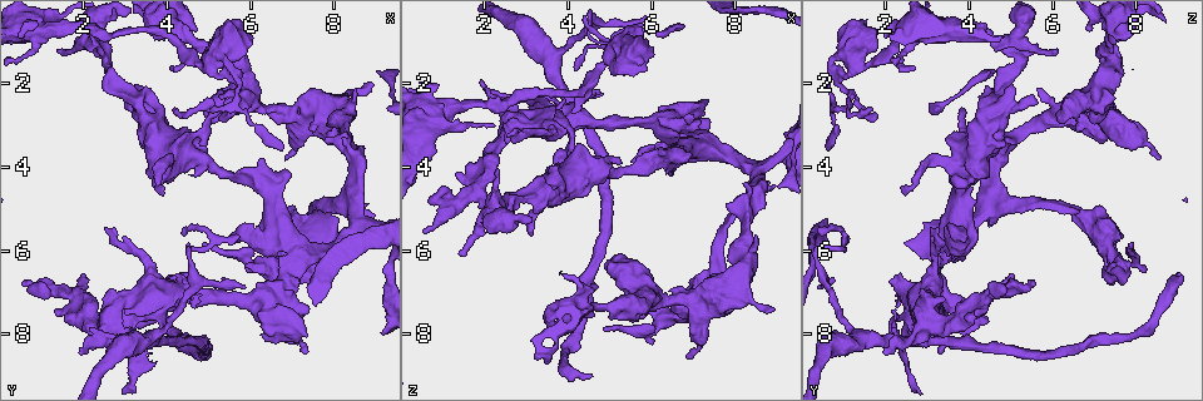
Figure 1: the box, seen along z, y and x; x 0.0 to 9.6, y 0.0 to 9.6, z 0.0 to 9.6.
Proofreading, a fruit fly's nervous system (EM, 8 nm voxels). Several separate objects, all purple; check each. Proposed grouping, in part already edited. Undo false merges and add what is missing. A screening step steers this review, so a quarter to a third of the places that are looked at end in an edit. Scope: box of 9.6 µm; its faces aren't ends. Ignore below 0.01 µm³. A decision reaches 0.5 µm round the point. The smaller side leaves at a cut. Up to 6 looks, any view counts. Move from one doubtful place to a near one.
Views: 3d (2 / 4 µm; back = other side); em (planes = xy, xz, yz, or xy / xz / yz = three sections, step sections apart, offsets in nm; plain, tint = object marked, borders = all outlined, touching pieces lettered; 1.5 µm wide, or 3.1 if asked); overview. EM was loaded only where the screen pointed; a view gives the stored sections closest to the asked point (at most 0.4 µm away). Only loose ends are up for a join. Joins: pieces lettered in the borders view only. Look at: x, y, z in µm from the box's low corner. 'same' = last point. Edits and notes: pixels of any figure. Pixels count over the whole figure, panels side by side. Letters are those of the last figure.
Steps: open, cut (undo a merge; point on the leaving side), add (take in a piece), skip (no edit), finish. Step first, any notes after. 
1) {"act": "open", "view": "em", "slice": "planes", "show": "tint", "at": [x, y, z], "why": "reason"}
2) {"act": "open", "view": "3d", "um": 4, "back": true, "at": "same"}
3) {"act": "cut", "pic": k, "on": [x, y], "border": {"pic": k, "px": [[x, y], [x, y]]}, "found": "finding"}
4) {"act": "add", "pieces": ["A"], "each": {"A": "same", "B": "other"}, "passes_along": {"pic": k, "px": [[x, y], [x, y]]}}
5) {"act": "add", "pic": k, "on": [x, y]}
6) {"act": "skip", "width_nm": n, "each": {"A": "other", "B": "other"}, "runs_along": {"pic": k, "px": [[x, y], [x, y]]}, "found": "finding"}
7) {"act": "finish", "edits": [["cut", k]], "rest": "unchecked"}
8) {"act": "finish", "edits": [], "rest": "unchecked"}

{"act": "open", "view": "3d", "um": 2, "at": [6.55, 6.30, 7.55], "why": "sudden change in width"}

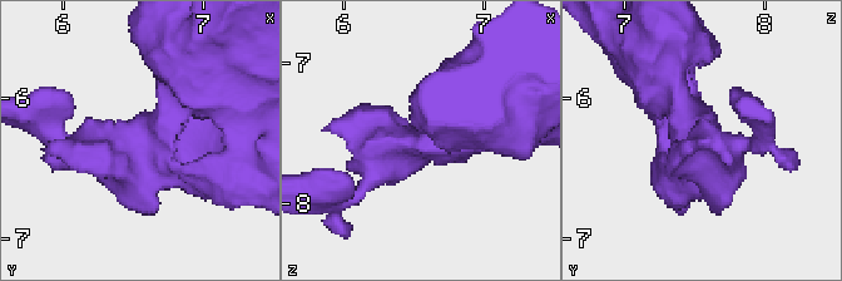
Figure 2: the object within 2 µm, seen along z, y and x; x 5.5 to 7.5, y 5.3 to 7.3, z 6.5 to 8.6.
{"act": "open", "view": "em", "slice": "planes", "show": "tint", "at": [6.52, 6.24, 7.56]}

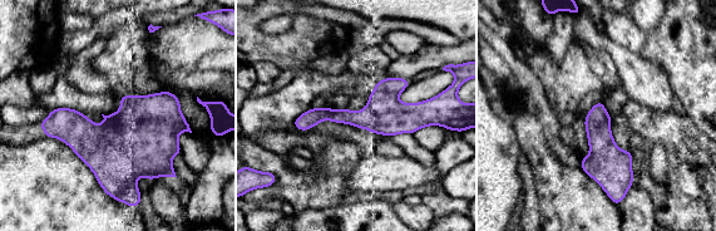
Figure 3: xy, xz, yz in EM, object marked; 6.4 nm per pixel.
{"act": "open", "view": "em", "slice": "planes", "show": "borders", "at": "same"}

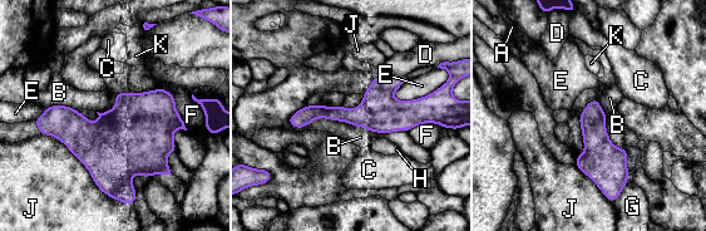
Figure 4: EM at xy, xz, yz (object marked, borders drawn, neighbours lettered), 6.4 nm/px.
{"act": "skip", "width_nm": 170, "each": {"A": "other", "B": "other", "C": "other", "D": "other", "E": "other", "F": "other", "G": "other", "H": "other", "J": "other", "K": "other"}, "found": "all the same cell"}

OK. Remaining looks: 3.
{"act": "open", "view": "3d", "um": 4, "at": [4.65, 6.55, 9.00], "why": "long arm stops here"}

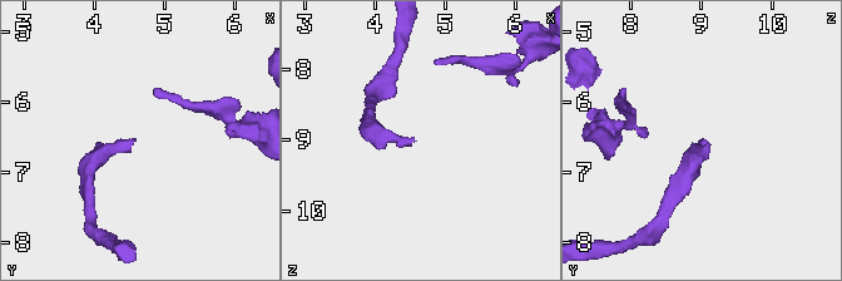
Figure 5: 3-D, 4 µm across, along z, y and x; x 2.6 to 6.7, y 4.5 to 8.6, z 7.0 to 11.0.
{"act": "open", "view": "em", "slice": "yz", "step": 4, "show": "borders", "at": [4.60, 6.55, 8.95], "why": "need the tissue"}

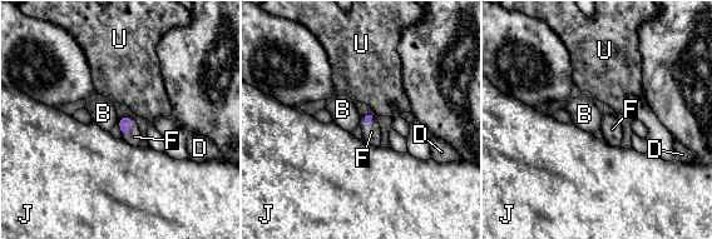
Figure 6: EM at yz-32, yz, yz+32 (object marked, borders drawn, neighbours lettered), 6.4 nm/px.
{"act": "open", "view": "em", "slice": "planes", "show": "borders", "at": "same"}

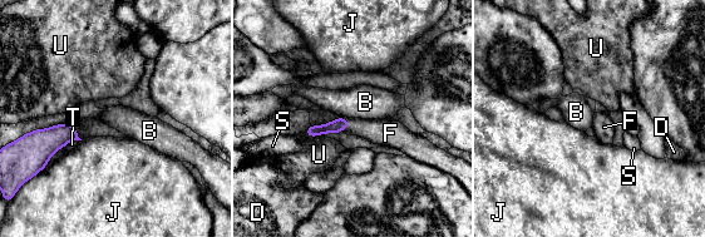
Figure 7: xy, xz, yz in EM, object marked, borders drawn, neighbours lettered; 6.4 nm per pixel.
{"act": "add", "pic": 7, "on": [384, 132], "each": {"B": "other", "D": "other", "F": "same", "J": "other", "S": "other", "T": "other", "U": "other"}, "found": "the cell continues"}

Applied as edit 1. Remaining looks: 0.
{"act": "finish", "edits": [["add", 7]], "rest": "unchecked"}

